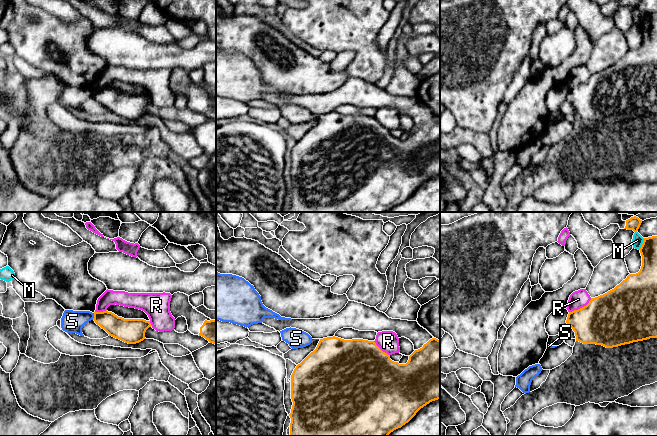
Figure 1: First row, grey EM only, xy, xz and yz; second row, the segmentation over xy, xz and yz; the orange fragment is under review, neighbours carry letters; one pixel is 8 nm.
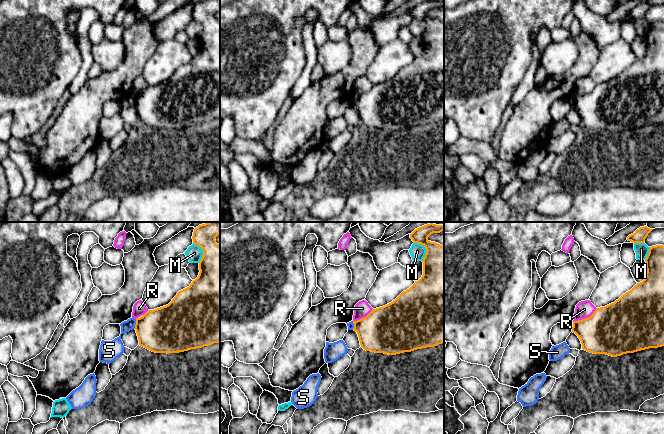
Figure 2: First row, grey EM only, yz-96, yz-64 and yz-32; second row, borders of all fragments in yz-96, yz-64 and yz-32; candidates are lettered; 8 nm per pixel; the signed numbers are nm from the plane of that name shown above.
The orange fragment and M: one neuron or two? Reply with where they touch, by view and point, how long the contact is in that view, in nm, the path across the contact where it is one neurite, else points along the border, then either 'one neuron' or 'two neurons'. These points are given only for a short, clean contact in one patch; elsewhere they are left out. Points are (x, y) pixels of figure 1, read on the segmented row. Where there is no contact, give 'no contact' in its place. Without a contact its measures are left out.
meets orange in yz at (642, 244); contact 100 nm long; border along yz (644, 238), (639, 249); two neurons

